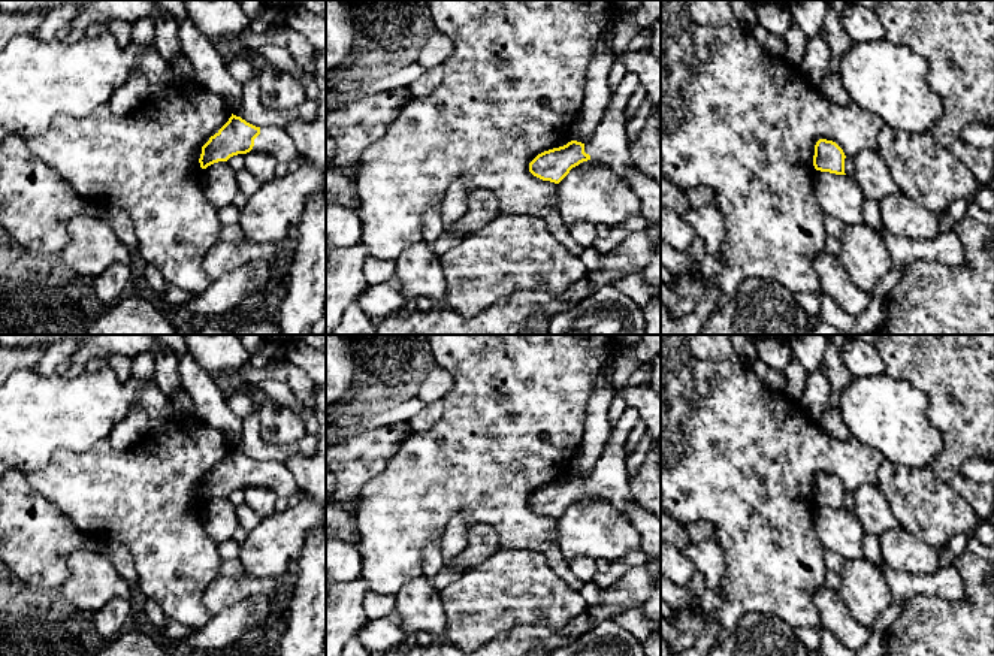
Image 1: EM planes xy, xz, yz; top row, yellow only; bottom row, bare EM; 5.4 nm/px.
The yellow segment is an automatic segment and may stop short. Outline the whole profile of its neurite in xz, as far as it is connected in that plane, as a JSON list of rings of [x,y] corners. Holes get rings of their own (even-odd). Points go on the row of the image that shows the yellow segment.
[[[628,72],[613,91],[593,136],[586,143],[571,140],[538,154],[529,163],[529,172],[543,181],[559,184],[572,167],[587,160],[607,163],[619,175],[635,169],[626,137],[625,109],[638,84],[638,76]]]

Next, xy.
[[[232,114],[229,121],[202,146],[200,167],[227,161],[238,154],[260,151],[274,155],[278,163],[306,161],[284,129],[256,127]]]

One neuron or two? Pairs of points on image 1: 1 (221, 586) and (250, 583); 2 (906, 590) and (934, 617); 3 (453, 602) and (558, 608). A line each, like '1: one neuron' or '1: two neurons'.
1: one neuron
2: two neurons
3: one neuron

